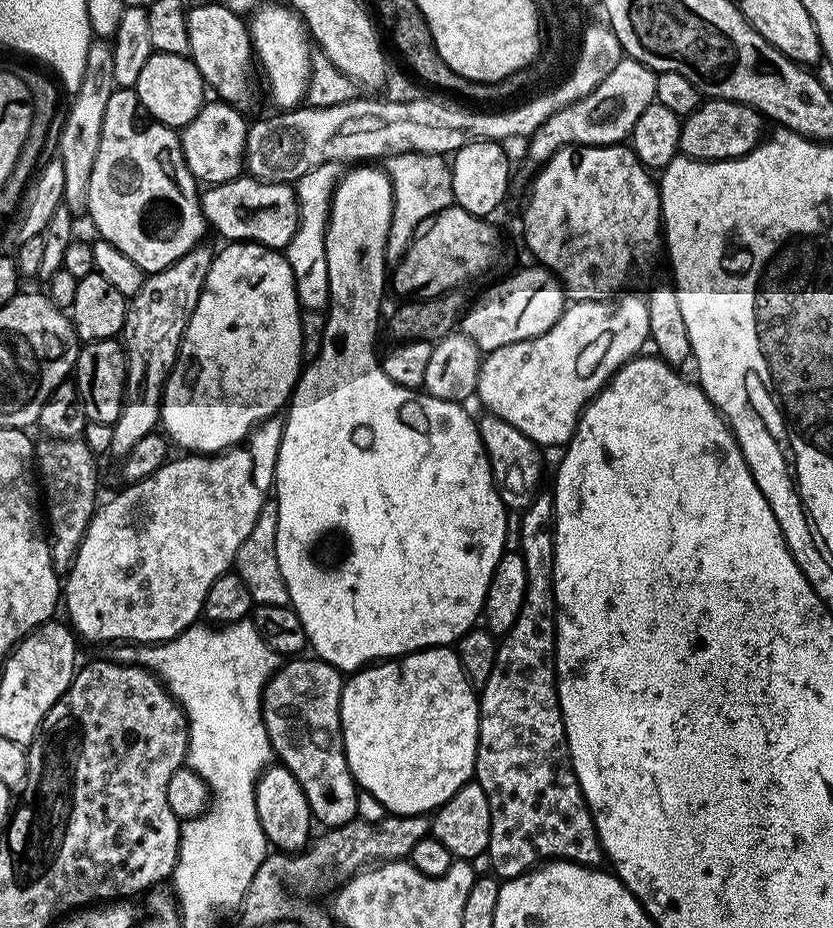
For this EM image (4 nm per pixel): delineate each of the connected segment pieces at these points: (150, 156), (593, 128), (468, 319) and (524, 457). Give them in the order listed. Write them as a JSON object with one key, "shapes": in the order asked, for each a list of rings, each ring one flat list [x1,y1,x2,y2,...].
{"shapes":[[[117,87,110,94,106,118,102,122,102,142,98,142,98,158,94,158,94,170,90,173,90,202,86,216,100,231,99,239,110,241,130,258,130,262,137,264,145,274,151,274,178,262,178,258,201,243,205,239,206,221,204,211,200,209,198,181,192,177,182,150,181,133,155,122,140,124,141,112,140,99,133,89]],[[625,58,602,78,602,82,593,92,586,94,578,102,558,110,538,130,533,133,528,144,528,156,543,166,547,160,560,148,569,144,619,144,631,137,638,118,642,118,642,110,650,106,656,99,657,73,642,62]],[[543,266,524,268,497,284,492,284,476,301,465,307,460,317,459,331,472,339,487,354,502,346,514,346,514,342,526,342,538,338,558,322,566,307,566,293,559,276]],[[484,414,484,417,479,417,478,427,504,507,509,510,529,508,541,491,540,475,544,472,544,464,540,461,541,449,530,438,526,438,522,430,510,426,510,422,497,416]]]}

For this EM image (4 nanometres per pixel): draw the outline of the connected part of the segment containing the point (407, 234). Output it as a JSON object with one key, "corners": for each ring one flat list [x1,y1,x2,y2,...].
{"corners":[[404,152,401,156,387,157,386,171,388,181,392,183,392,221,387,253,389,261,395,262,404,255,425,222,431,221,444,208,453,207,452,170,444,156]]}

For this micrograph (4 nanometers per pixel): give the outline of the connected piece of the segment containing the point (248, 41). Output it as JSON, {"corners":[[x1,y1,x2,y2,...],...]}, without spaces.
{"corners":[[227,3,224,4,196,4,188,8,186,18,186,32,190,34,190,50,188,56,198,66,198,74,202,74,205,85,212,88,217,97,226,104,235,104,237,108,247,109,252,95,256,92,256,84,252,81,254,72,254,53,252,51,252,35,248,32,248,24,241,13,235,12]]}

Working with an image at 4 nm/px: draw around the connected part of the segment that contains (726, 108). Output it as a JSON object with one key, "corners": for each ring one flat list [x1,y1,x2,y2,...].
{"corners":[[705,99,688,116,680,122,680,151,679,155,688,156,691,160,737,160,739,156,750,154,765,139,765,117,760,115,757,108,733,100]]}

